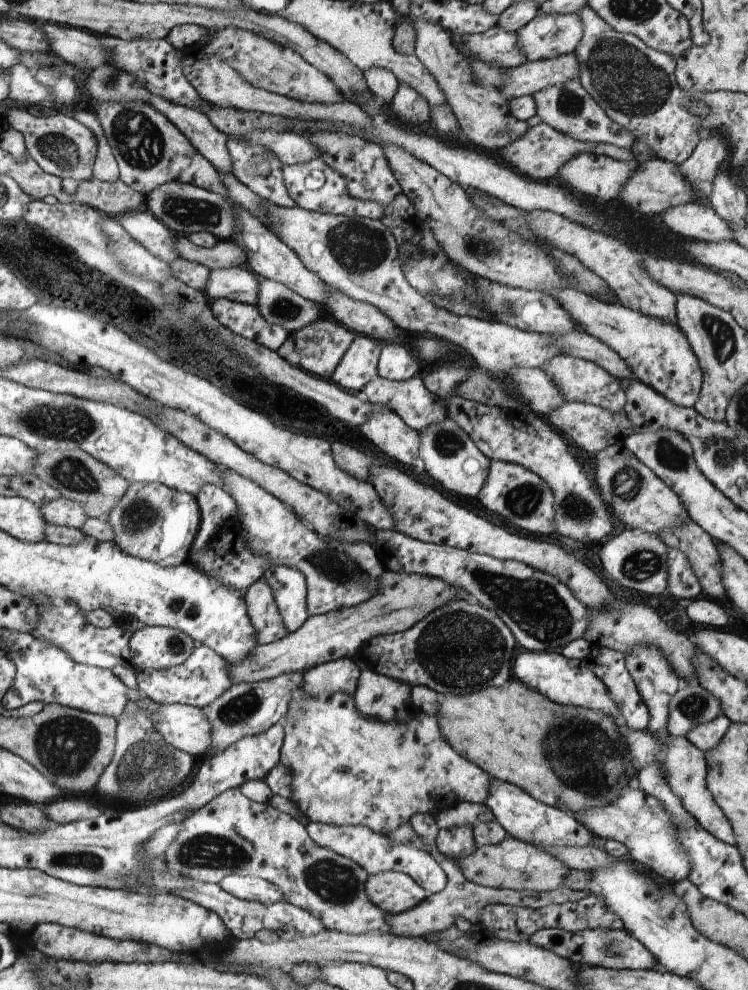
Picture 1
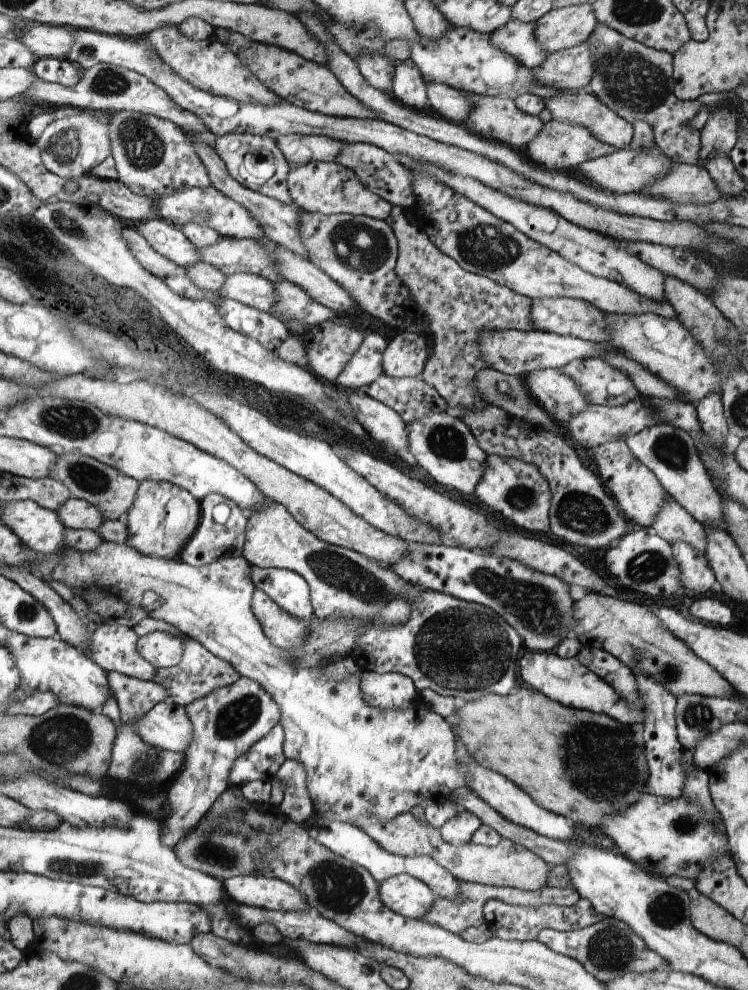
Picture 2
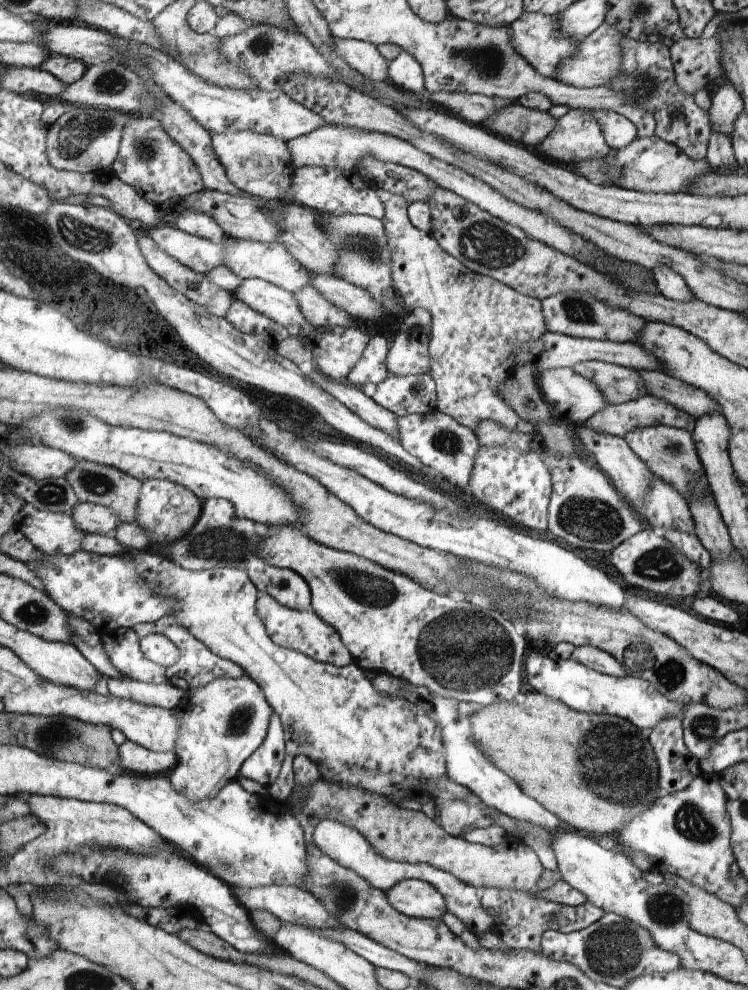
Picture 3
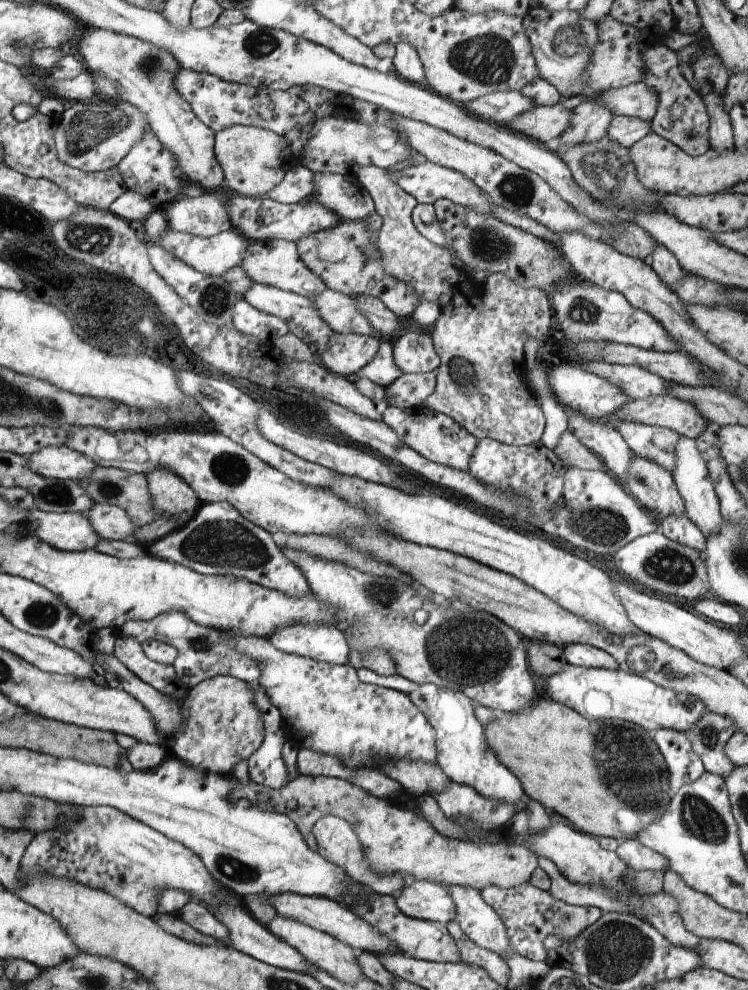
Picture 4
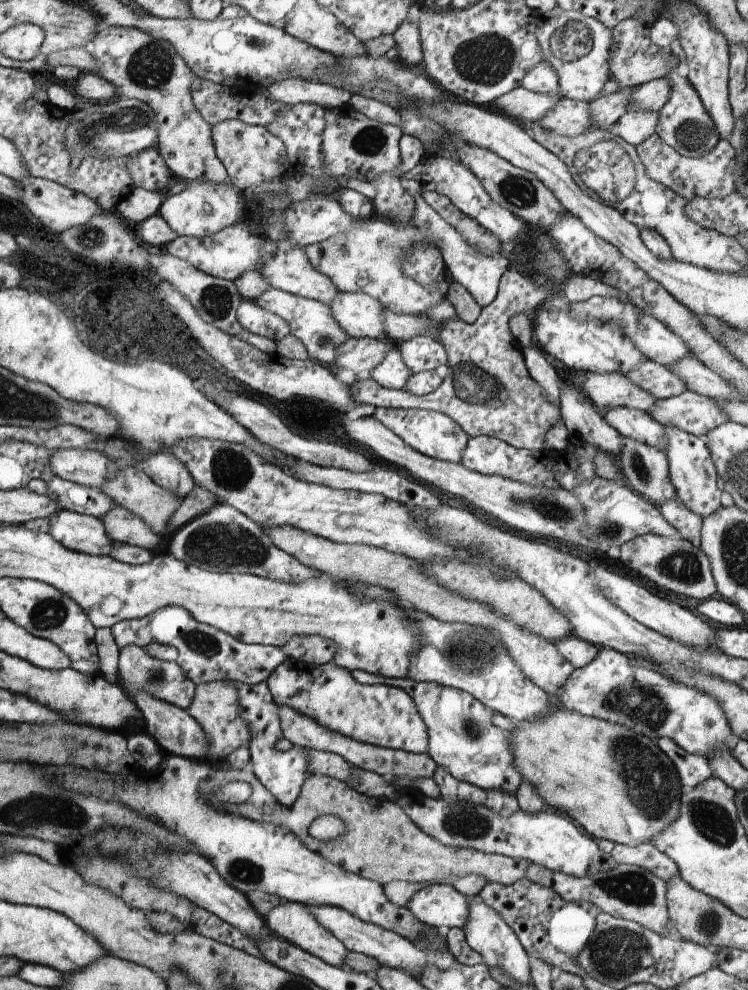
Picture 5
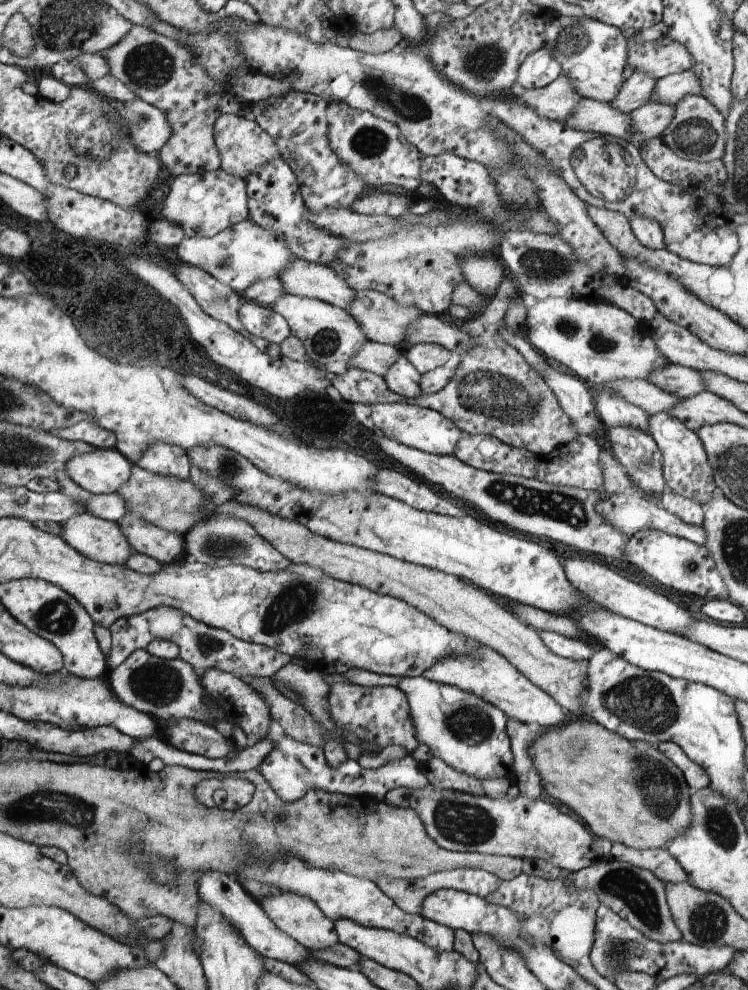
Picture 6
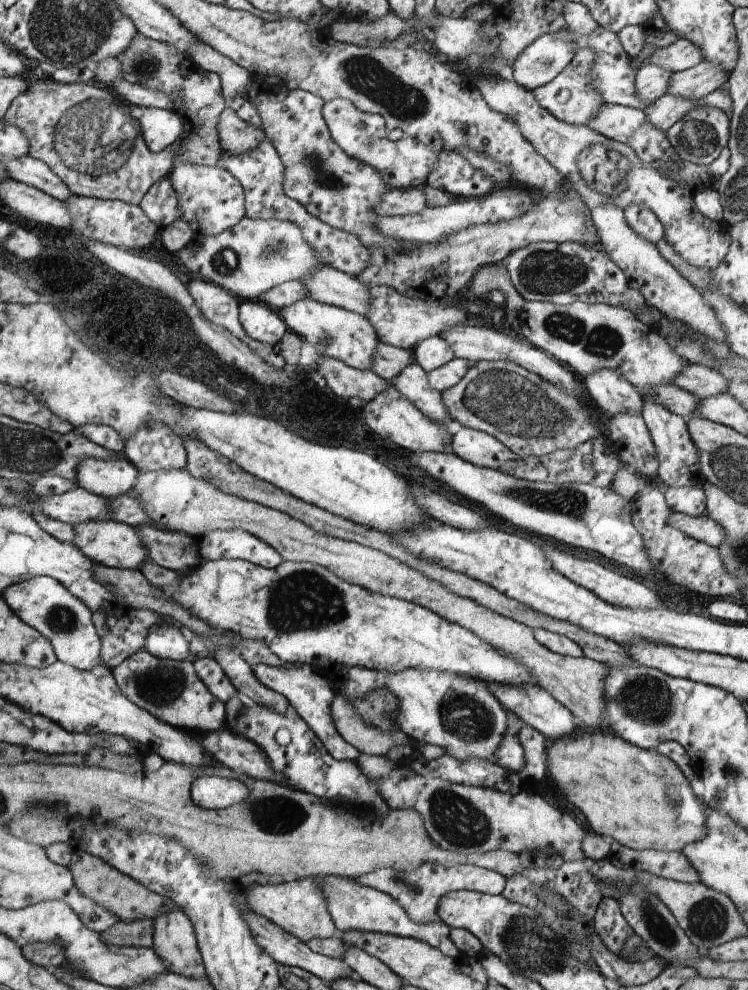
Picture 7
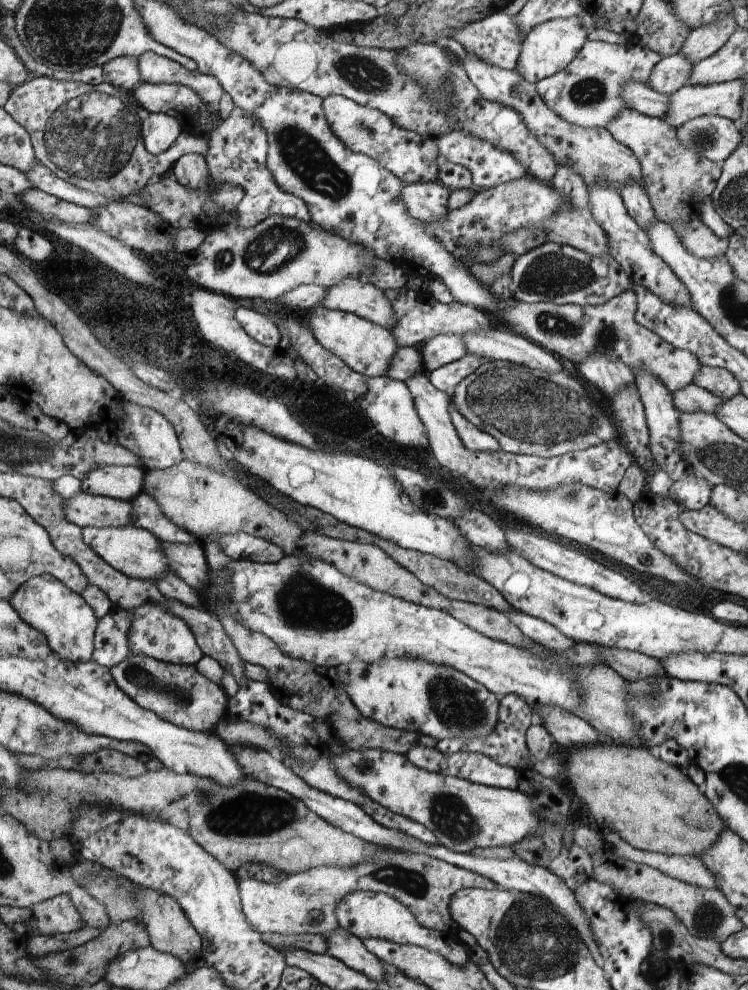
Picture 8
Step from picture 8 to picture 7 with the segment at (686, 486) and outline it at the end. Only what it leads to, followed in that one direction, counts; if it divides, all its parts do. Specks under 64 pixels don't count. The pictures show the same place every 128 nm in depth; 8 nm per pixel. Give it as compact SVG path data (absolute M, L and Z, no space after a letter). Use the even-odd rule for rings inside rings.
M667 487L663 491L667 507L672 512L684 513L691 517L705 514L706 494L704 488L691 487Z

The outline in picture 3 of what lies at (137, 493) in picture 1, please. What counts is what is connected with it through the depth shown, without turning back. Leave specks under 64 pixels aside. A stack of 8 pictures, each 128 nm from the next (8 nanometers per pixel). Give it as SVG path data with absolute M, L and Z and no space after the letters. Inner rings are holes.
M148 479L141 484L135 522L150 535L149 547L161 548L183 537L194 526L201 511L201 500L185 487L169 479Z

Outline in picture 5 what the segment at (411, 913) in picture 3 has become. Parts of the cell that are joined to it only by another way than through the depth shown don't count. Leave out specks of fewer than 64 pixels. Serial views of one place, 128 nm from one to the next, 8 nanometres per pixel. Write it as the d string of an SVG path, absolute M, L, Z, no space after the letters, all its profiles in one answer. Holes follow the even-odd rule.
M434 883L419 890L406 906L415 918L437 930L463 929L471 906L468 898L450 885Z

